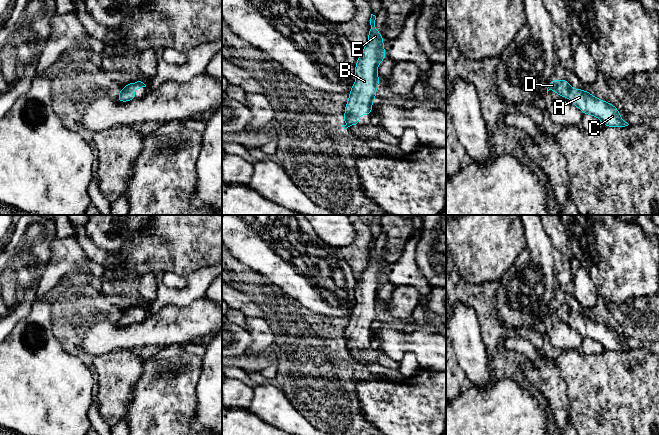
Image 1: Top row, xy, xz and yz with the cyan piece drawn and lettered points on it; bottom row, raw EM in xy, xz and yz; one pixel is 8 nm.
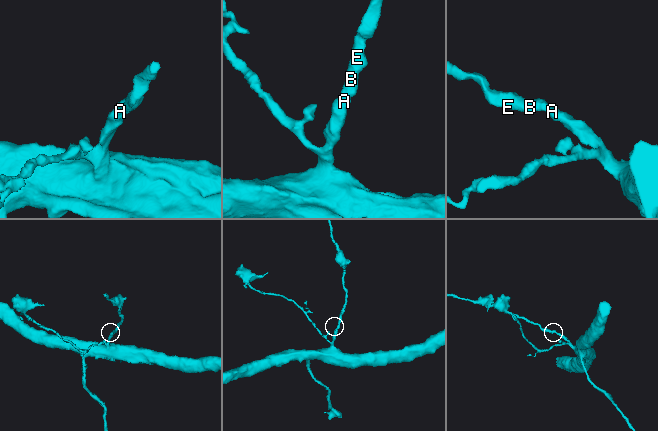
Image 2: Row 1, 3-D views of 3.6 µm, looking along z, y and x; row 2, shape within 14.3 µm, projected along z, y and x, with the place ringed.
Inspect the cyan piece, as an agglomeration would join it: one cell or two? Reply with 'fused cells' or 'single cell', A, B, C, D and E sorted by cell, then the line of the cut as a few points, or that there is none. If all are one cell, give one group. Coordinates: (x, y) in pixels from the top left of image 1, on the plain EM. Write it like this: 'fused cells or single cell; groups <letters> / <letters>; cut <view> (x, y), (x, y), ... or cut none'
single cell; groups A B C D E; cut none

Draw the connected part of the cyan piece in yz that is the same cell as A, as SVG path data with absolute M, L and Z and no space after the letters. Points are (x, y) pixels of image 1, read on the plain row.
M552 303L548 308L547 317L549 314L554 314L558 320L561 320L563 322L567 323L569 321L570 326L573 329L577 330L583 338L589 338L589 339L599 342L603 346L603 349L606 351L619 352L619 351L625 351L629 349L627 346L625 346L621 342L618 332L616 330L609 328L608 326L604 324L596 322L595 320L590 318L588 315L572 312L570 310L570 307L566 303L561 304L561 305Z

